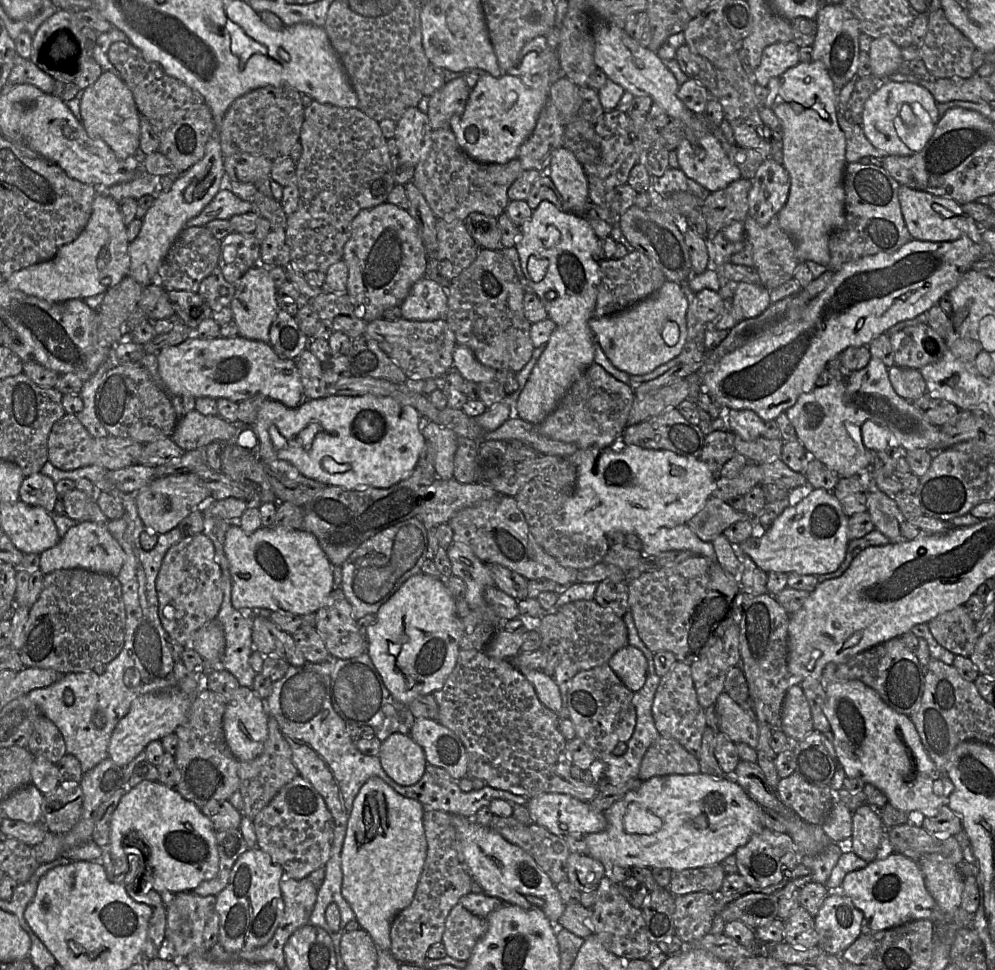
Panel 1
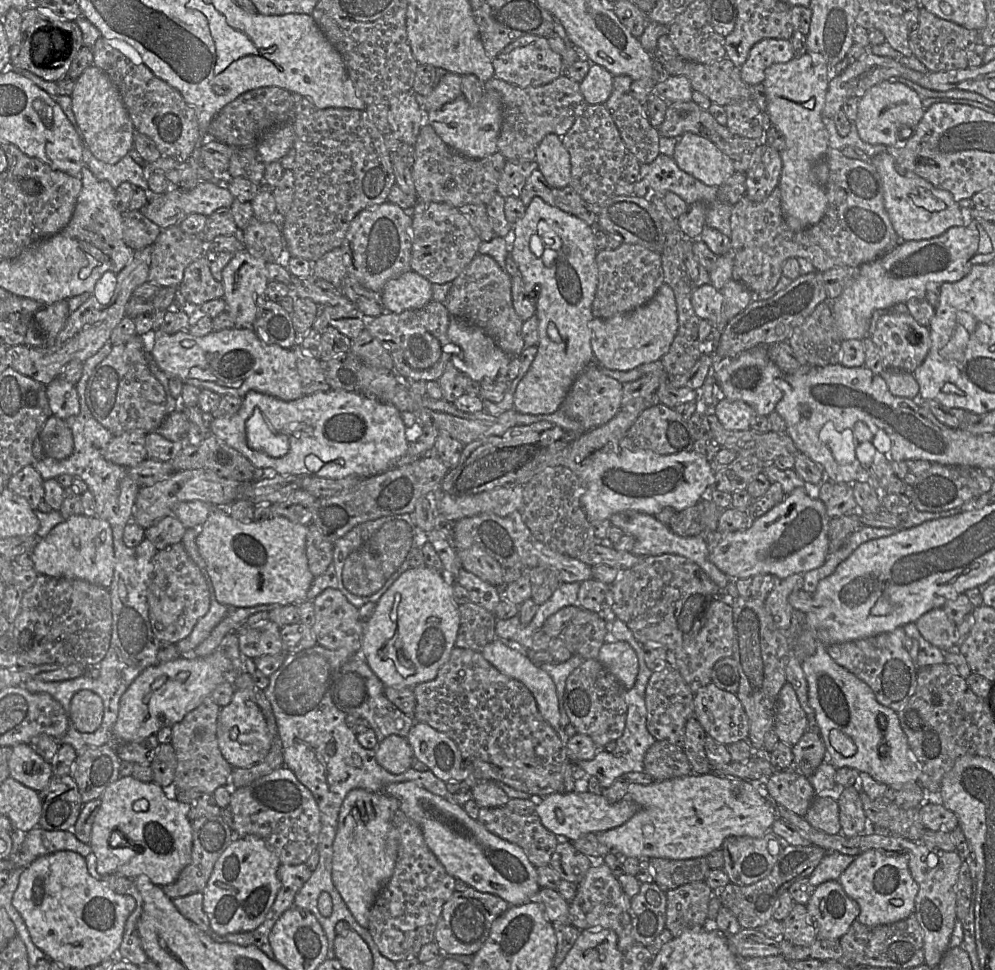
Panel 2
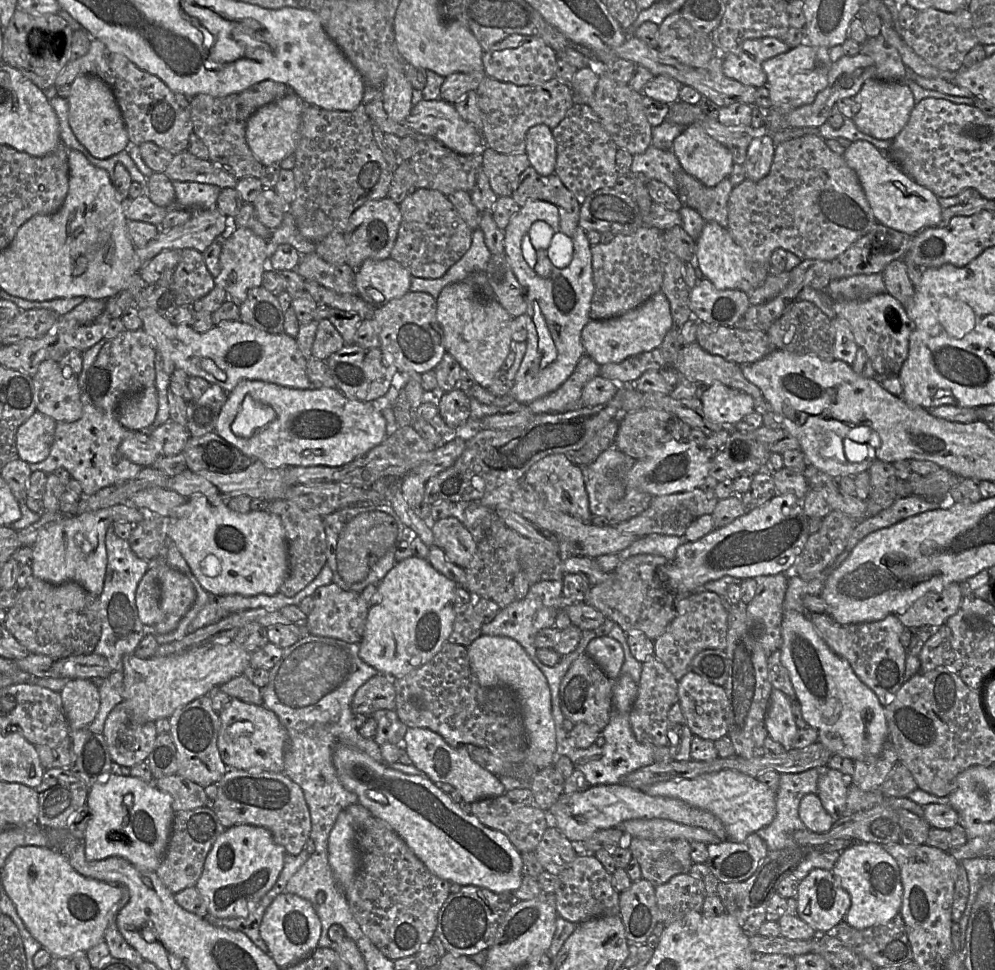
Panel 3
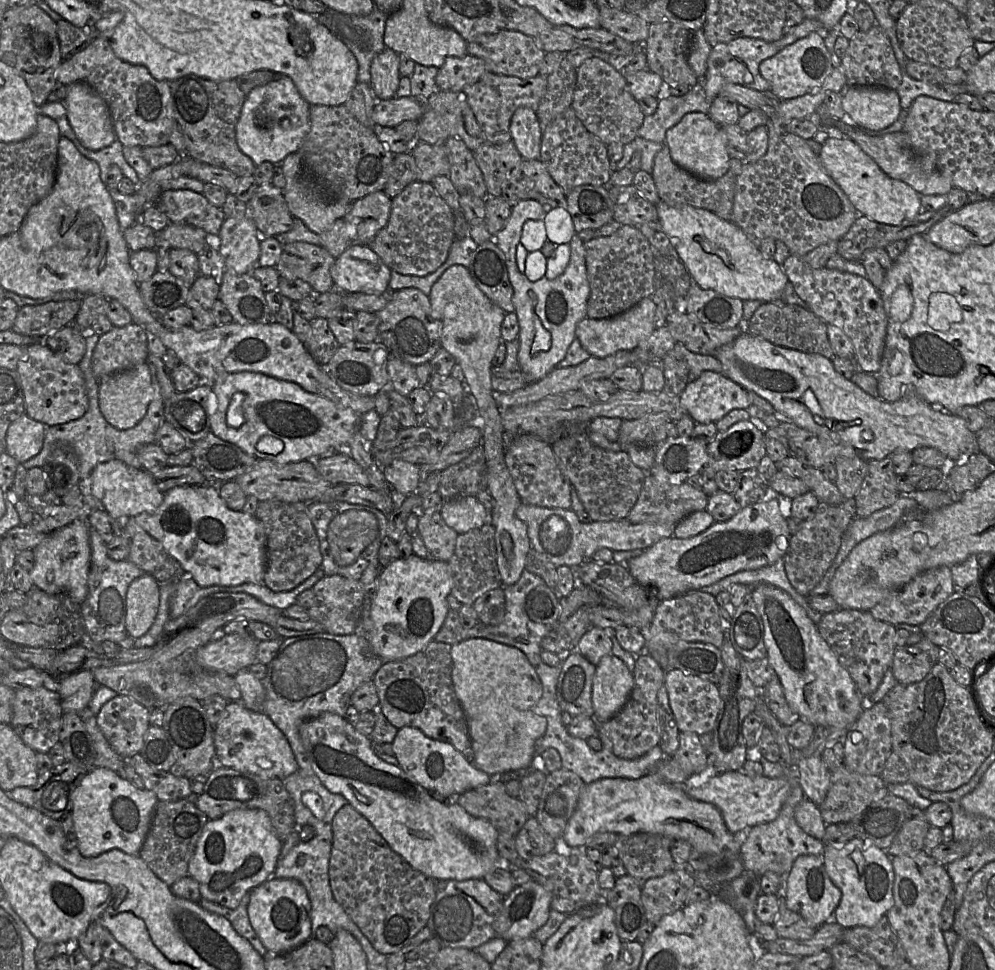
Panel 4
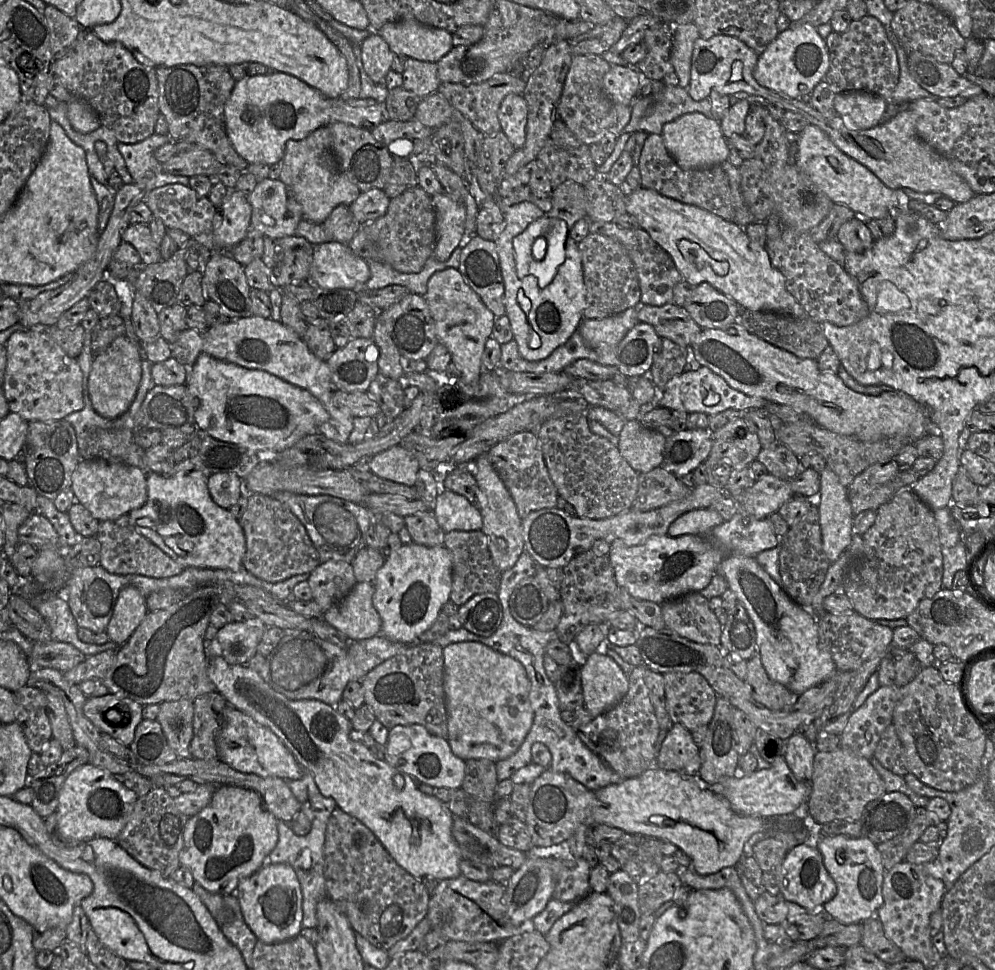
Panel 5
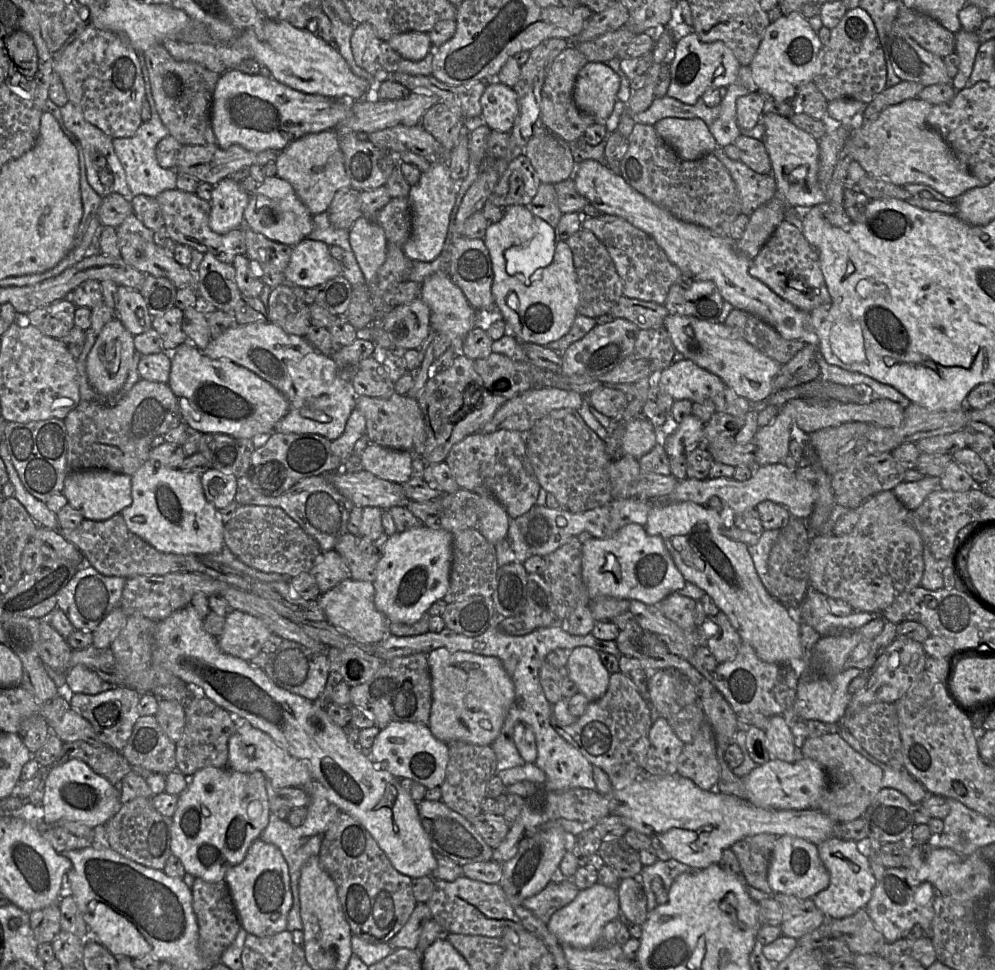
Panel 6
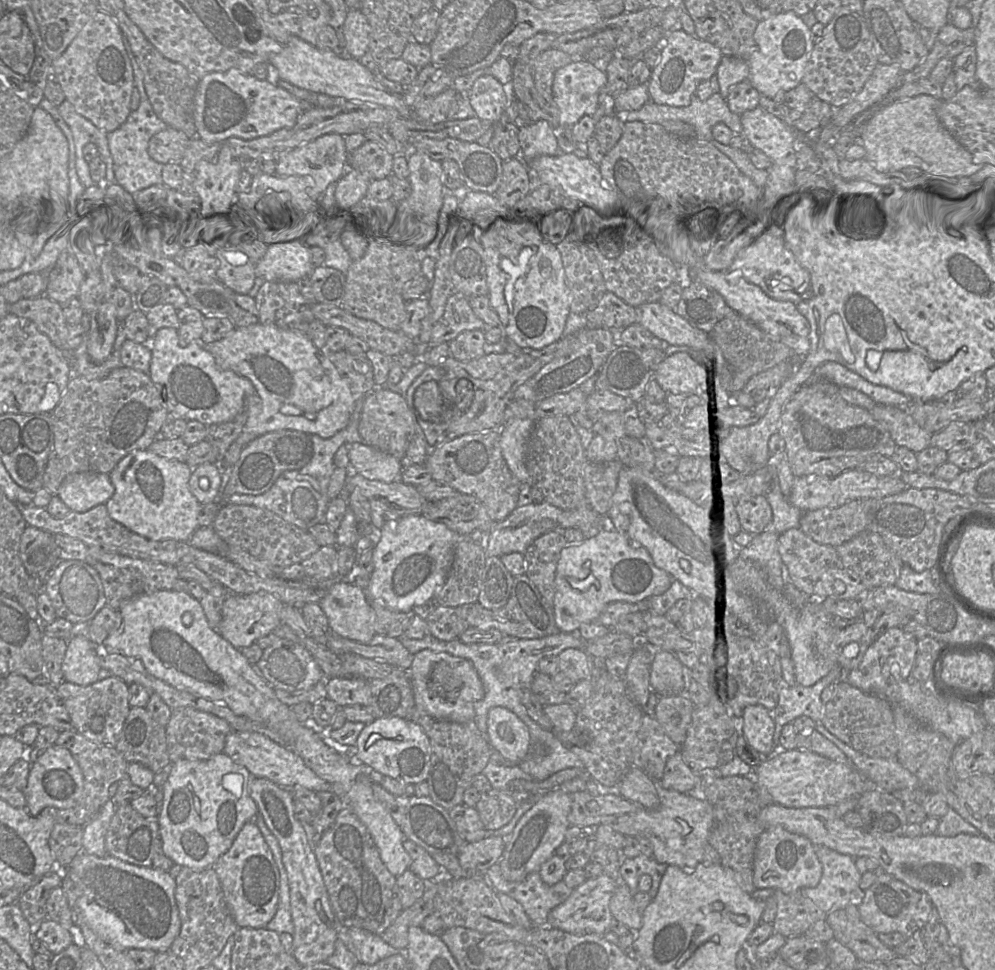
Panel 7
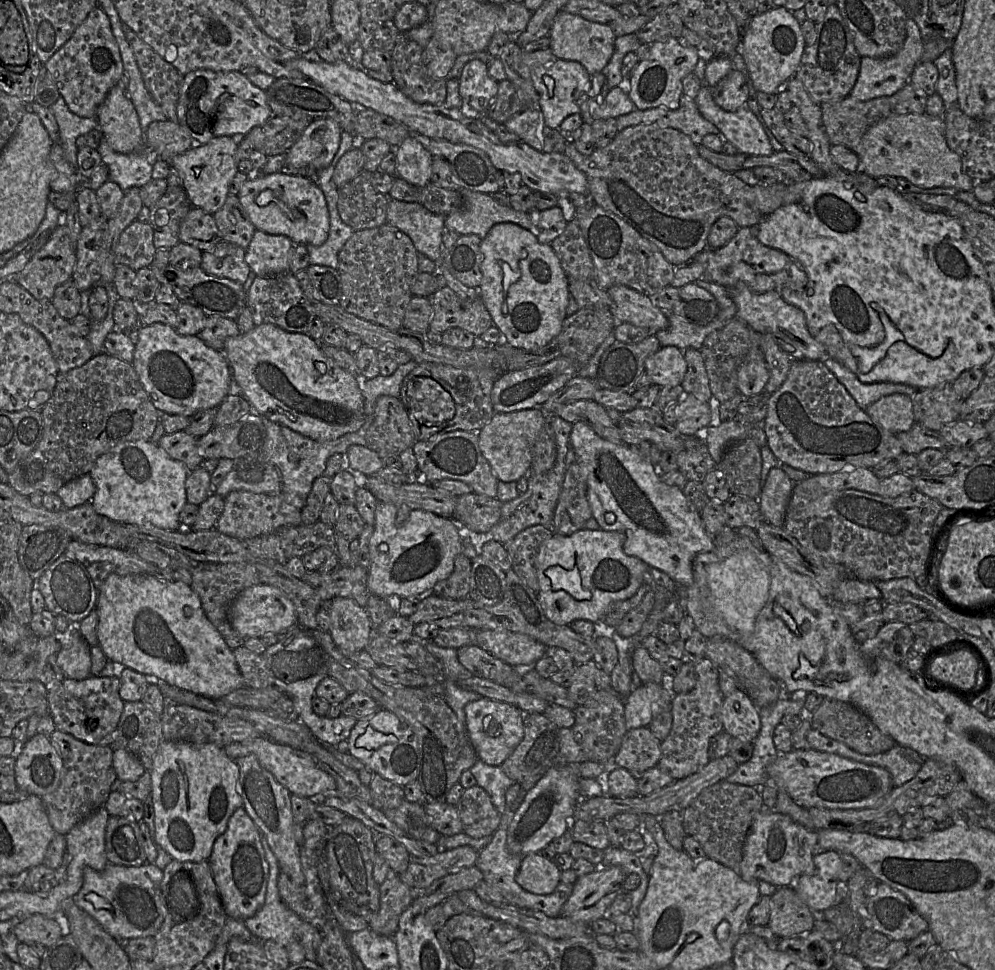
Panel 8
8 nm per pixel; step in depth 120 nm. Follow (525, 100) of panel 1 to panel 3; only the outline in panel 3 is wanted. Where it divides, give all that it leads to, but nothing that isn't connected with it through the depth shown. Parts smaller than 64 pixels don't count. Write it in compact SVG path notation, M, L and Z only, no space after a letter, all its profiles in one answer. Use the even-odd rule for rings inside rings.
M443 99L419 101L403 123L462 155L480 152L485 146L482 132L465 121L454 104Z

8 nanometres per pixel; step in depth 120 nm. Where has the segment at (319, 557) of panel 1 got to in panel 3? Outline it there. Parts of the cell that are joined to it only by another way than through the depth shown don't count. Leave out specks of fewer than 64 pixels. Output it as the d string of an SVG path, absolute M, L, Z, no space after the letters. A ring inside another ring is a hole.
M202 494L186 498L186 513L169 520L168 538L176 545L202 588L215 596L279 593L288 573L287 544L280 517L269 511L238 513L226 507L222 500Z

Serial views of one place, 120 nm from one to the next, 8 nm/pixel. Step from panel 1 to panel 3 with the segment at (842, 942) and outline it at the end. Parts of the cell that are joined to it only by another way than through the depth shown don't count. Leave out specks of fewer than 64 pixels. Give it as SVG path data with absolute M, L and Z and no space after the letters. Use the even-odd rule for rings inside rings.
M821 868L811 870L799 882L795 899L799 918L813 928L817 935L829 933L842 922L851 905L850 896L840 887L832 872Z

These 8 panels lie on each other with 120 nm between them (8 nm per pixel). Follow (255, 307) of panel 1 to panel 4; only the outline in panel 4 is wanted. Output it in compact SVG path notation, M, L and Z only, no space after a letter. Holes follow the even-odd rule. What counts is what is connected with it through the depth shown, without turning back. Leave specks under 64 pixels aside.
M226 217L218 236L226 271L238 275L251 273L258 264L261 240L252 217Z

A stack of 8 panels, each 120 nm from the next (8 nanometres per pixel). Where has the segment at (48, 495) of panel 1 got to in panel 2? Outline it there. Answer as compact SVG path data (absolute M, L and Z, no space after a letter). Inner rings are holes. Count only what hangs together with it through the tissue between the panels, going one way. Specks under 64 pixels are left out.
M27 465L7 480L7 487L37 509L39 503L45 502L43 483L43 477L33 465Z

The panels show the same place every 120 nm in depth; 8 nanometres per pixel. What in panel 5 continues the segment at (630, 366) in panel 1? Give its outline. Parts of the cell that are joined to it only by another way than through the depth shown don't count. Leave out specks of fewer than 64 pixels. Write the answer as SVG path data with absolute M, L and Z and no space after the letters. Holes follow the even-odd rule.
M629 308L603 319L583 319L579 330L587 345L597 349L617 345L638 323L637 308Z

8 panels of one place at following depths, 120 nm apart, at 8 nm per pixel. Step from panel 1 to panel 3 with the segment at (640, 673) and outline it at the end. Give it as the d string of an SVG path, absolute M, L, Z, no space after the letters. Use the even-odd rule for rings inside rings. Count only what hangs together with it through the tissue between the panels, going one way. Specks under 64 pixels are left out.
M609 636L596 637L587 645L585 654L590 656L612 680L621 675L624 650L617 640Z

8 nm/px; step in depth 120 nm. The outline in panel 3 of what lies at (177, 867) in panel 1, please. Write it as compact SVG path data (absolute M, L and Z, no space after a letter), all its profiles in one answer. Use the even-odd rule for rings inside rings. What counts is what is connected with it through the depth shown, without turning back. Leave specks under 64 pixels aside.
M109 774L93 784L88 790L86 802L89 811L89 821L83 840L86 860L98 861L109 857L120 857L140 869L155 872L165 853L172 820L176 813L172 803L172 797L159 790L154 783L147 783L131 776Z

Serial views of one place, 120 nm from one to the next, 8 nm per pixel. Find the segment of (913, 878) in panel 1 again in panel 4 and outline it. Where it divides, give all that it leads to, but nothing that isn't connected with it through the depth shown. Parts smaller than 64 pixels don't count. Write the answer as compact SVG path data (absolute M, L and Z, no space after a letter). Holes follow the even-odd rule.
M855 838L825 844L822 859L829 878L841 891L833 916L835 922L844 928L872 927L893 906L894 871L891 858L870 840Z

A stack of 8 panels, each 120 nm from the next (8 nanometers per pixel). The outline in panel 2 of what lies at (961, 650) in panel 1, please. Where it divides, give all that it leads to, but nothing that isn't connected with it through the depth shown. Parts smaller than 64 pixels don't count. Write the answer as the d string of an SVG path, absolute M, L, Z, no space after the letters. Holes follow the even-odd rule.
M942 608L926 612L915 624L922 636L943 652L958 651L957 625Z

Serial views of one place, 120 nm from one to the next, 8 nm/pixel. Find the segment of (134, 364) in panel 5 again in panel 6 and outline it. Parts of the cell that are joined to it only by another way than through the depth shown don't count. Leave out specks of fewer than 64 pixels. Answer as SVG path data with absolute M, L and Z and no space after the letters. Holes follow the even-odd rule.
M117 317L105 324L96 337L86 360L86 369L90 383L101 395L117 393L124 386L136 351L133 337Z

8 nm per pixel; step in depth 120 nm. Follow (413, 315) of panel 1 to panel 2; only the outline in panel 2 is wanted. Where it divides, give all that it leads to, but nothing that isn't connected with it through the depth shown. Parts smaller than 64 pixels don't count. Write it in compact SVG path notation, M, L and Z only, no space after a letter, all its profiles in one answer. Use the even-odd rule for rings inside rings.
M413 271L389 280L380 294L386 312L392 313L420 309L433 301L432 284Z

